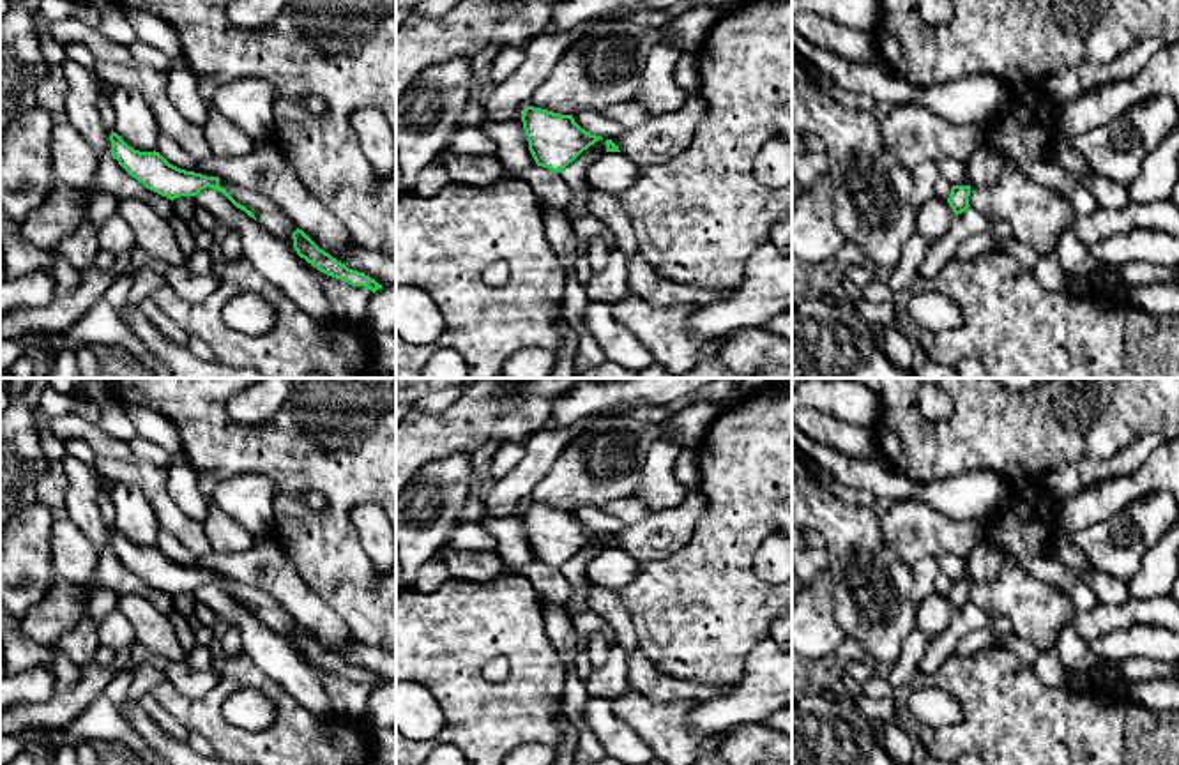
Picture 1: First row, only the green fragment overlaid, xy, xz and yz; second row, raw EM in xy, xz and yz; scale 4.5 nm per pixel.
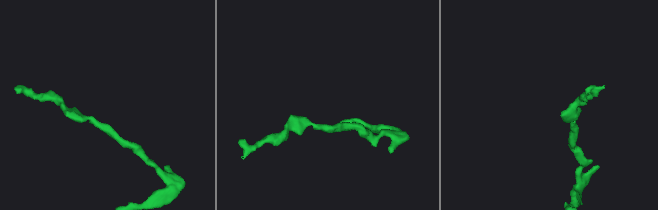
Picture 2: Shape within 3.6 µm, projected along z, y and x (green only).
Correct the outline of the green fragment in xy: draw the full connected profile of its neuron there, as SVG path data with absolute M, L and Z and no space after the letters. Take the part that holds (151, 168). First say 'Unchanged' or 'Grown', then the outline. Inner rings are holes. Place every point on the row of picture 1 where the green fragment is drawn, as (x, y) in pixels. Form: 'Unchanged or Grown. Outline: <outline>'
Unchanged. Outline: M111 131L111 154L113 159L147 189L170 198L171 201L180 196L196 196L202 189L212 187L223 193L237 208L255 217L251 210L237 203L221 186L219 177L207 177L194 171L180 170L170 164L159 152L140 152L129 147L122 136Z

